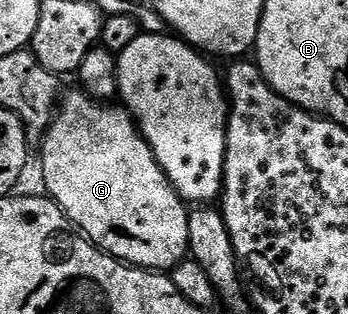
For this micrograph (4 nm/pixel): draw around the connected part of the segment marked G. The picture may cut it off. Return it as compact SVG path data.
M83 91L75 92L59 102L58 112L42 138L44 150L40 153L40 165L44 168L47 196L55 201L56 206L79 232L117 261L123 261L137 269L175 269L190 253L189 206L184 198L177 195L175 187L162 171L154 151L146 143L139 125L132 120L132 114L127 108L116 103L95 101Z

